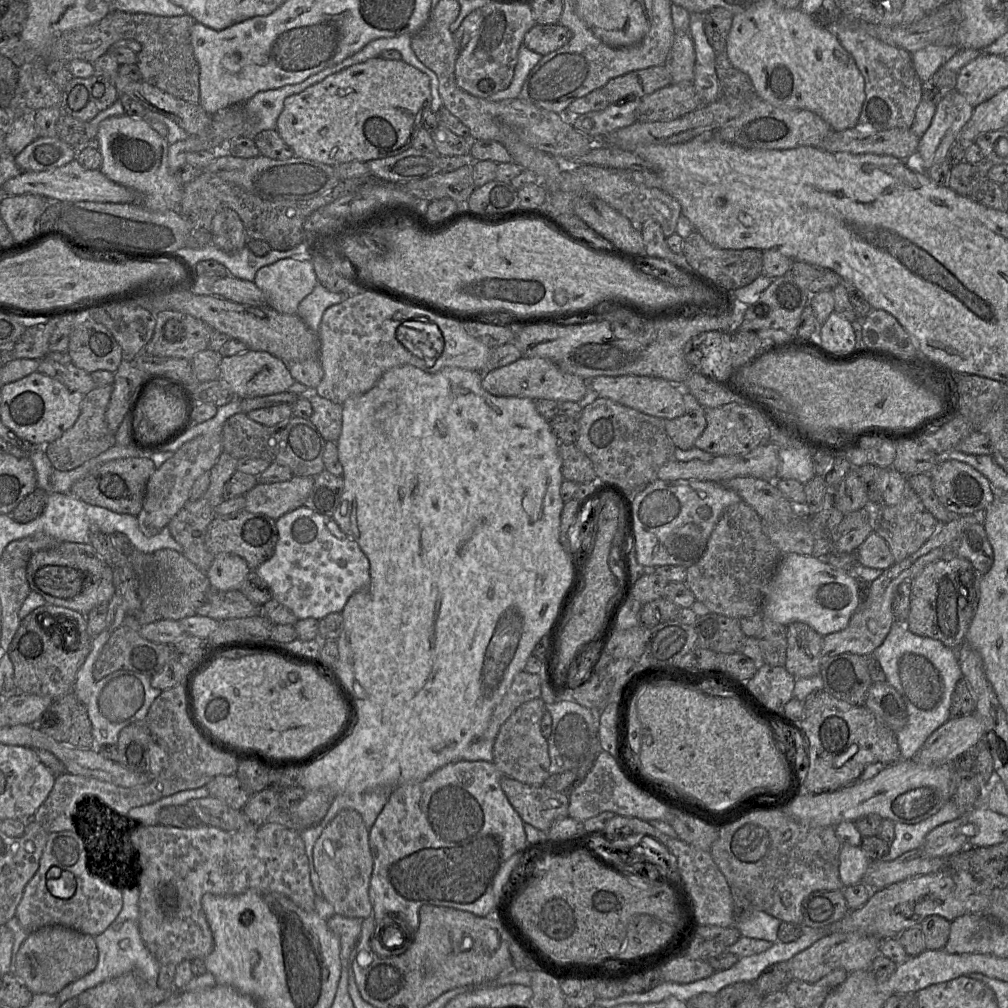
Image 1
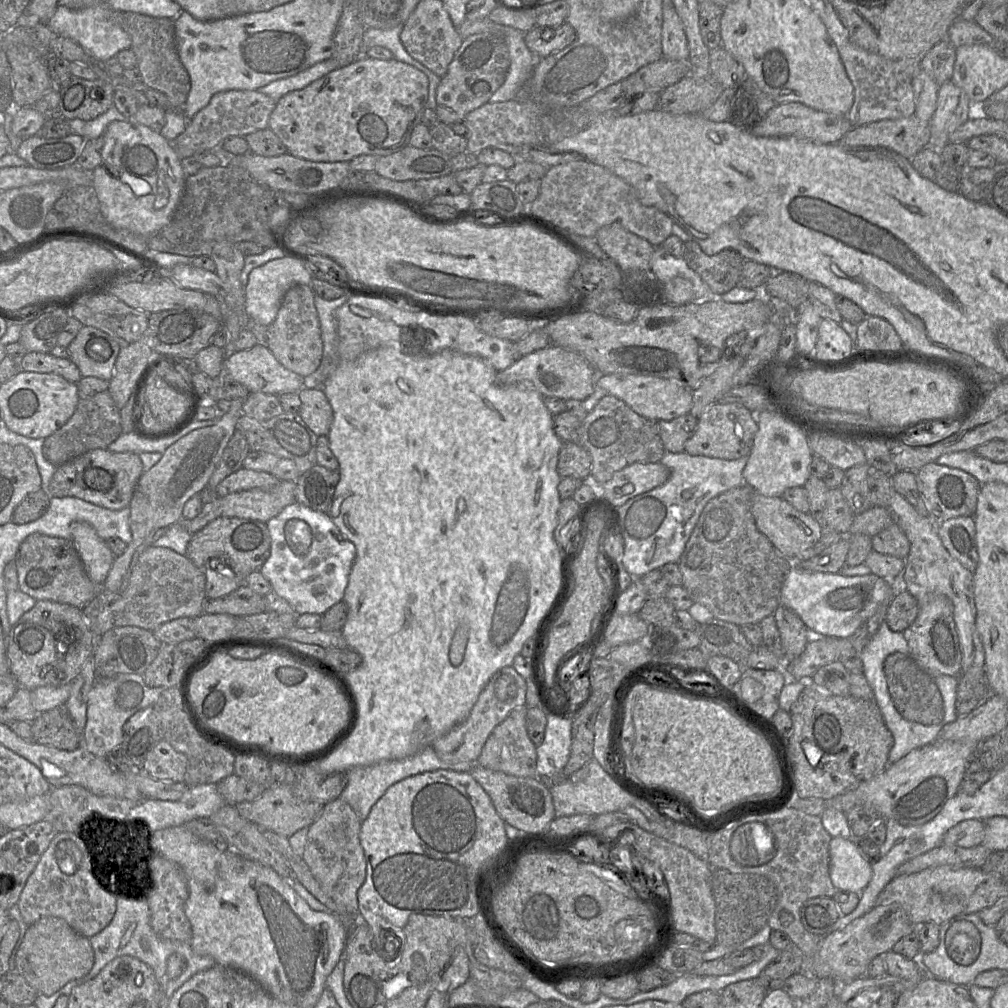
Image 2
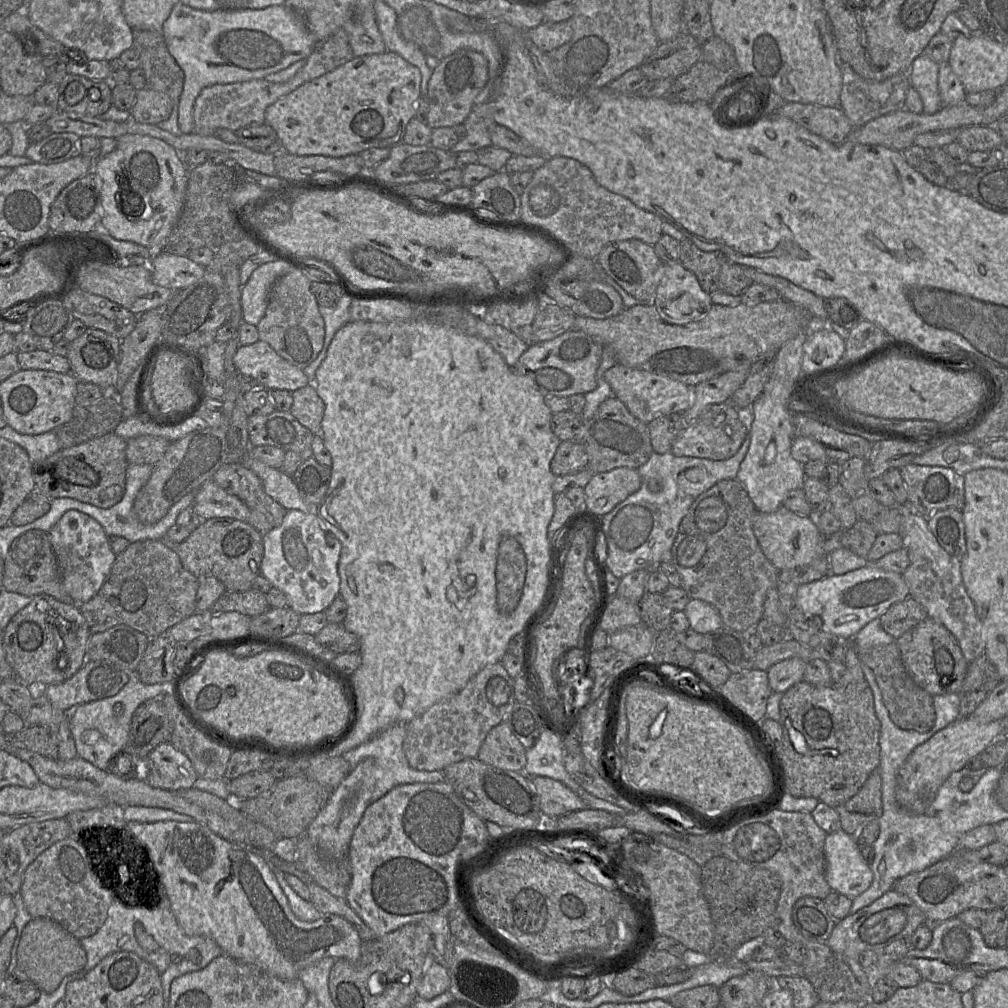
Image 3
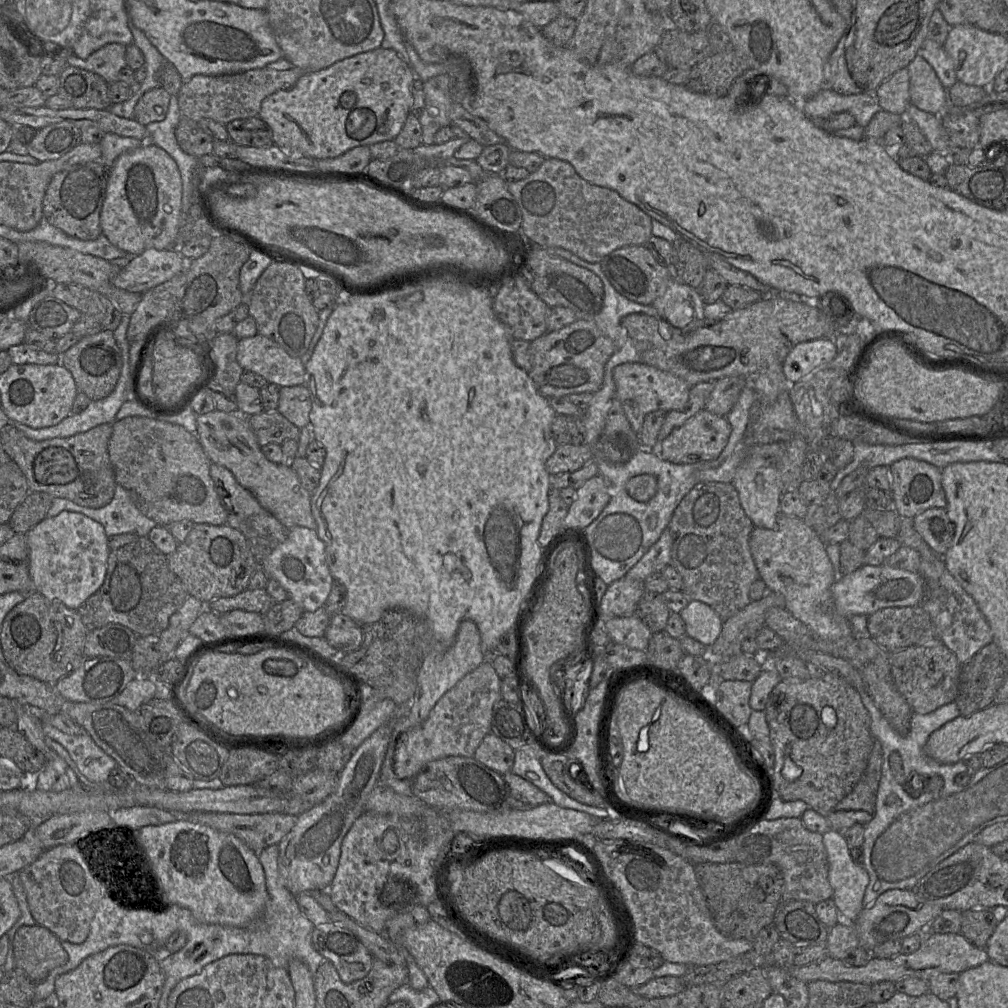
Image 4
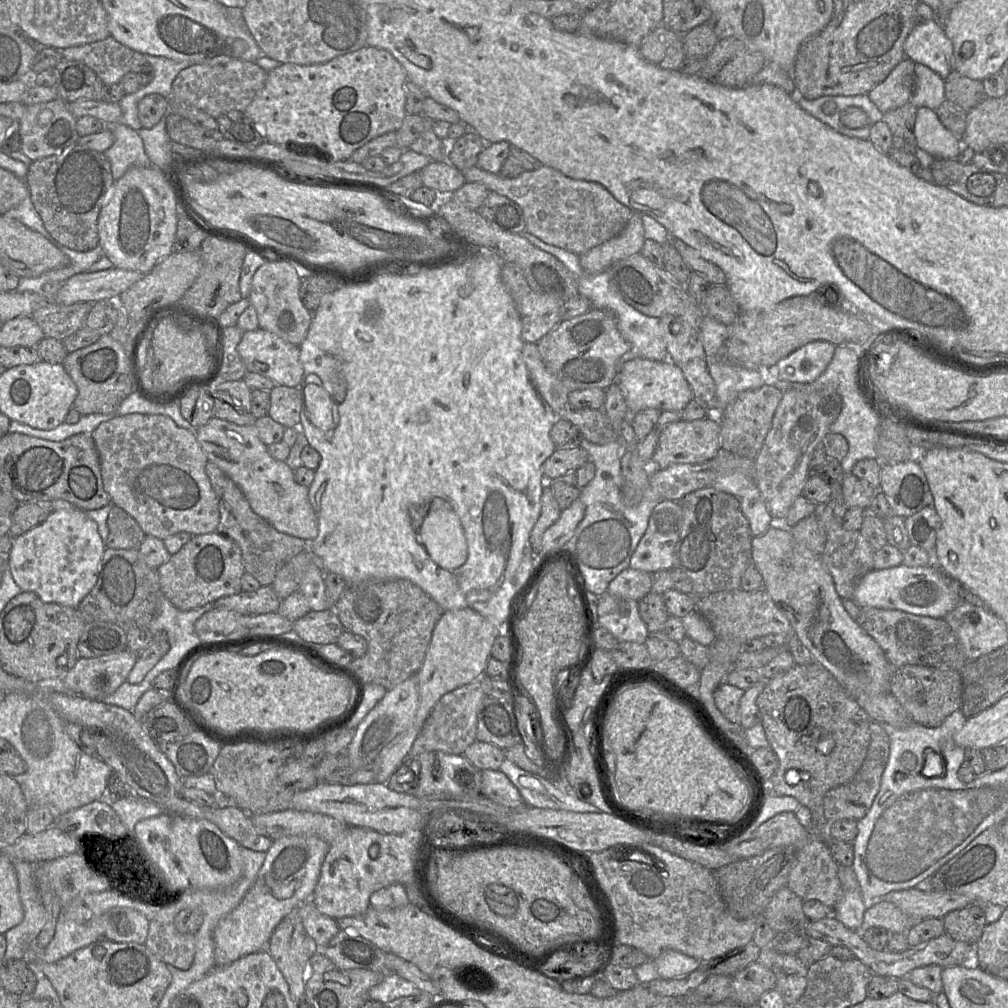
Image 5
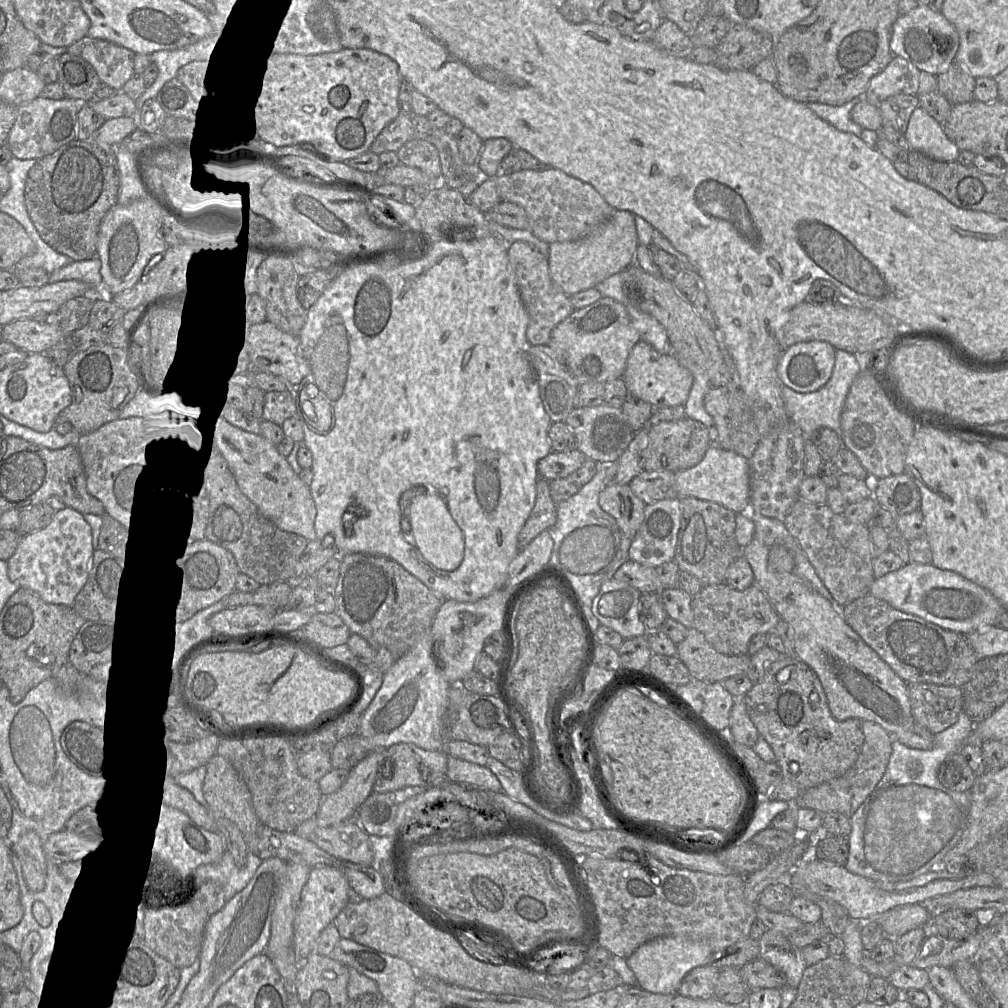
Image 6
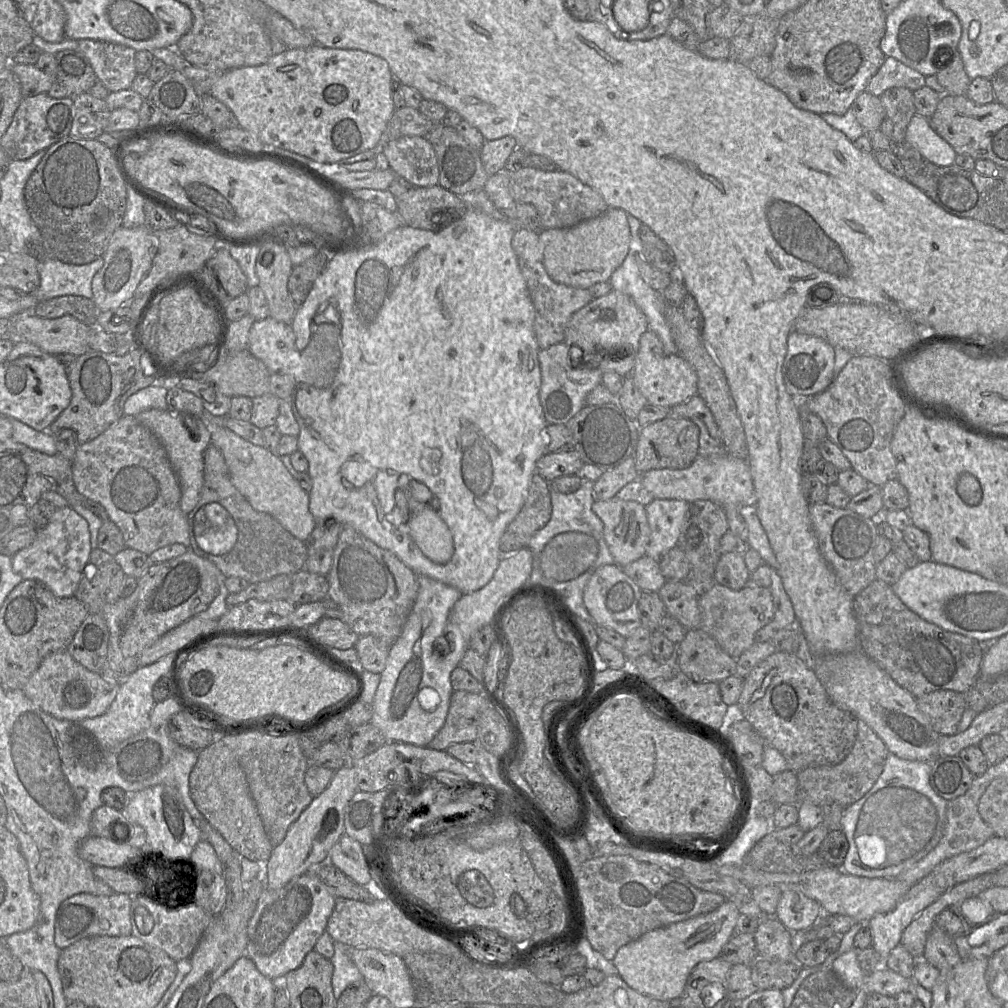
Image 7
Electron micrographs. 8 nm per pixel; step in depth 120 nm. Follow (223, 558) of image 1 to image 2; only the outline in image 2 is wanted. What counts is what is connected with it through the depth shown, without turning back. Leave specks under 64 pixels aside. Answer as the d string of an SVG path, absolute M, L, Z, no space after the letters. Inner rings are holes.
M220 558L209 561L209 565L204 569L206 578L206 598L217 599L230 594L241 586L238 578L232 575L232 568ZM217 562L220 567L215 567Z

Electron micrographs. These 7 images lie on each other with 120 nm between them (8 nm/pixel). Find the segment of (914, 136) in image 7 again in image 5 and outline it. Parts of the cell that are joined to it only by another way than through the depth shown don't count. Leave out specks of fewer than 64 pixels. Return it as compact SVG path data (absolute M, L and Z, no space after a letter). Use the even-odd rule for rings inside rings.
M917 108L914 124L915 144L935 159L955 159L962 143L946 129L935 111Z

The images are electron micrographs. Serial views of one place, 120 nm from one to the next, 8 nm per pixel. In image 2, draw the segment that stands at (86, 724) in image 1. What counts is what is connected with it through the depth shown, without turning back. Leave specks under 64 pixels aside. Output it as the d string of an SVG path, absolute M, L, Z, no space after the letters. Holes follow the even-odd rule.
M65 705L38 713L31 730L33 741L41 745L66 751L82 746L82 734L76 730Z

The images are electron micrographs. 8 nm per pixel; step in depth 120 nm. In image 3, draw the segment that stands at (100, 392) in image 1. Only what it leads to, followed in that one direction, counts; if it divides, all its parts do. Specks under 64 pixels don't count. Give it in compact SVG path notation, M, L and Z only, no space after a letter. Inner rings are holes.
M111 389L89 406L75 405L70 420L54 429L60 449L65 449L114 432L122 420L119 392Z

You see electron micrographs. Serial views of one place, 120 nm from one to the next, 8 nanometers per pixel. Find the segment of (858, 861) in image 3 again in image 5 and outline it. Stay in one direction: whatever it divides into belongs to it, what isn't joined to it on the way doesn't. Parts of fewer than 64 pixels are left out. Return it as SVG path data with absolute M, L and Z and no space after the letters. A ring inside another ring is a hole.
M838 866L842 895L833 909L833 916L845 927L856 931L863 923L864 914L871 902L862 896L862 890L852 867Z

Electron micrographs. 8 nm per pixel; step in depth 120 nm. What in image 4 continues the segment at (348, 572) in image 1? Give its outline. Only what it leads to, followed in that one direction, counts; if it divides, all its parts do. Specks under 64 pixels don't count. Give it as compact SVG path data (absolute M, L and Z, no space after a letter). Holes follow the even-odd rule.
M301 526L289 528L287 539L263 560L262 569L268 578L276 579L289 598L306 612L314 612L324 605L334 580L326 563L324 542L315 530Z

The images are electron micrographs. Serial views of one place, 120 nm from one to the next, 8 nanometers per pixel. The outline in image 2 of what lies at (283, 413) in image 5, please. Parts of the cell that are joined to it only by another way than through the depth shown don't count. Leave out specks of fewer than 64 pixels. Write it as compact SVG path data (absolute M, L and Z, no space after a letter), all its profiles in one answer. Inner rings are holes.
M321 388L301 389L298 415L319 437L327 436L333 421L332 407Z

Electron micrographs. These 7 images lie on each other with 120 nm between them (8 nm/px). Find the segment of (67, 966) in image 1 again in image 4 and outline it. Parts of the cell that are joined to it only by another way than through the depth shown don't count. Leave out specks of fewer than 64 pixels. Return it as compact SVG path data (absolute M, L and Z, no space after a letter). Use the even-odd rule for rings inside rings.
M21 926L14 937L15 966L24 970L36 982L47 978L51 970L65 964L68 954L60 939L47 928Z

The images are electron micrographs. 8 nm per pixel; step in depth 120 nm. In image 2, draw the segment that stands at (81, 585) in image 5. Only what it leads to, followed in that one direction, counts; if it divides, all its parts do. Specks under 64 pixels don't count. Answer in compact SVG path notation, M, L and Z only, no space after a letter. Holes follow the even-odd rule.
M73 521L69 529L85 572L92 582L102 586L114 562L114 554L89 523Z

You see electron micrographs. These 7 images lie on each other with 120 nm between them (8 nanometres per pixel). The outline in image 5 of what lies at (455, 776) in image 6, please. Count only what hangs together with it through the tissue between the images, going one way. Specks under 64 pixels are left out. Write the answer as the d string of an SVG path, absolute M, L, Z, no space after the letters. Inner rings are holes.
M499 769L481 770L481 795L507 807L523 804L518 789Z

